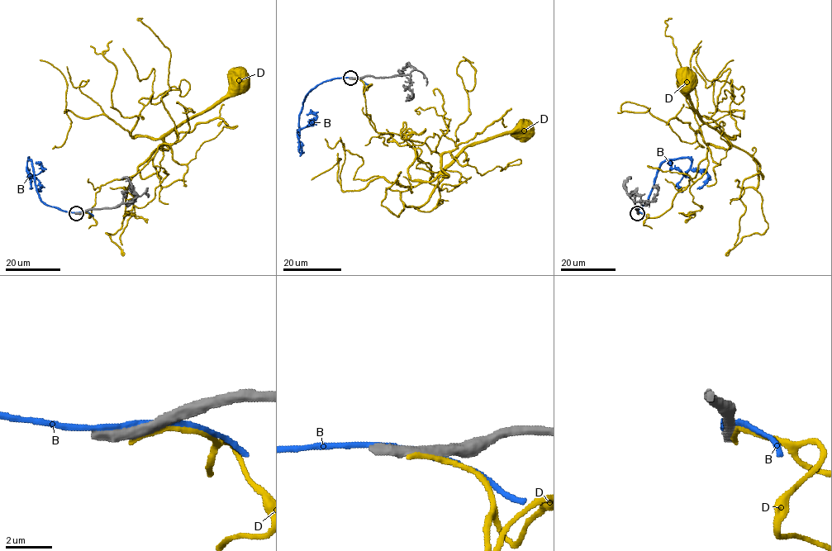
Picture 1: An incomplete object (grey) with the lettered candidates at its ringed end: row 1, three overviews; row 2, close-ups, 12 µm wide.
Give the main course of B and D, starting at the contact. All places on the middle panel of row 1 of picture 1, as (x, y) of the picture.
B: (356, 78), (331, 78), (317, 84), (305, 97), (297, 135), (302, 128), (313, 123), (316, 116), (306, 114)
D: (355, 78), (363, 83), (374, 129), (424, 142), (439, 156), (446, 177), (444, 171), (468, 146), (523, 131)

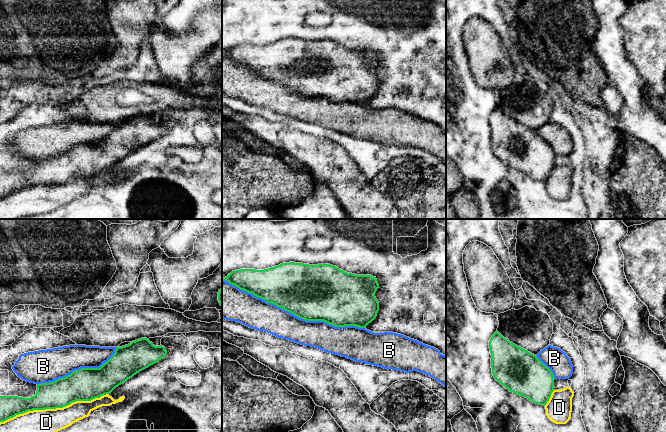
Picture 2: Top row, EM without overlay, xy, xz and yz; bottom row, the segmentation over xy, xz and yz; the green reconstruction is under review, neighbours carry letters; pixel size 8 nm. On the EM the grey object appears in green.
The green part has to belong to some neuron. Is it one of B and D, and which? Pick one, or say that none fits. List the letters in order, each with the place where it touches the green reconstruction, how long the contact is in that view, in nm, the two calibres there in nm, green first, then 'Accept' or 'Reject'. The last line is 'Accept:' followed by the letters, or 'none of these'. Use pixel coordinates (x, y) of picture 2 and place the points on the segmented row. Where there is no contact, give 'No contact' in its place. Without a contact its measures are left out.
B: Touches green at xz (294, 314). Shared border 1200 nm. Thickness 440 nm (green) against 240 nm. Reject
D: Touches green at xy (54, 408). Shared border 900 nm. Thickness 220 nm (green) against 190 nm. Reject
Accept: none of these

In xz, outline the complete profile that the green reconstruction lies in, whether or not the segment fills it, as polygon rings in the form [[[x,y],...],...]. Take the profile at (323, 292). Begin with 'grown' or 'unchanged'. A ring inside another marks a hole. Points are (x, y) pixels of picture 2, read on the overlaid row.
unchanged; [[[289,262],[264,270],[240,269],[232,271],[223,280],[301,319],[324,321],[335,327],[365,328],[379,311],[375,297],[379,288],[376,277],[347,273],[330,264]]]

